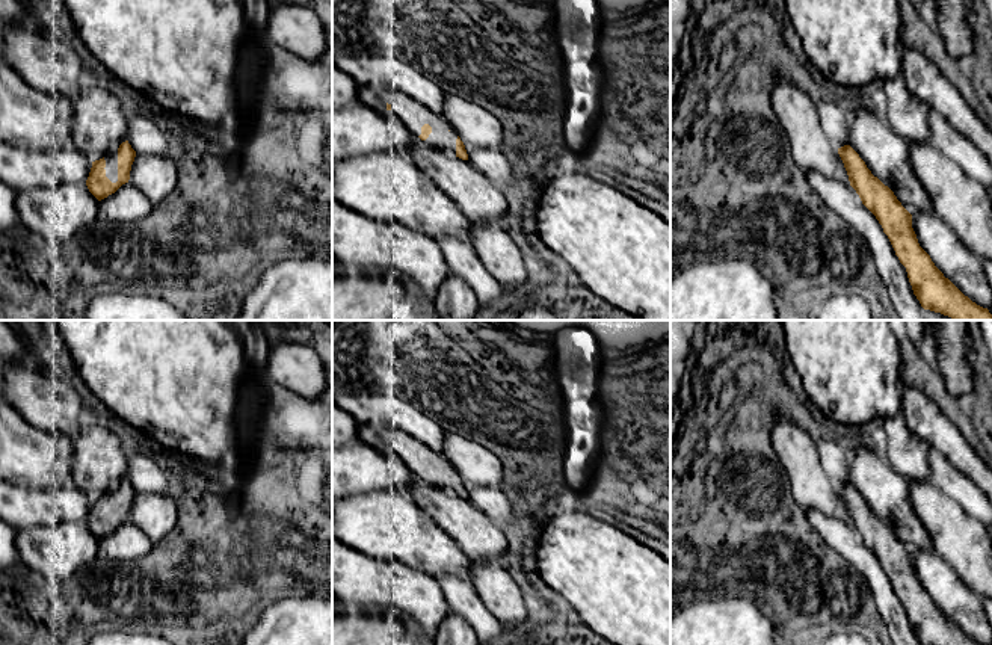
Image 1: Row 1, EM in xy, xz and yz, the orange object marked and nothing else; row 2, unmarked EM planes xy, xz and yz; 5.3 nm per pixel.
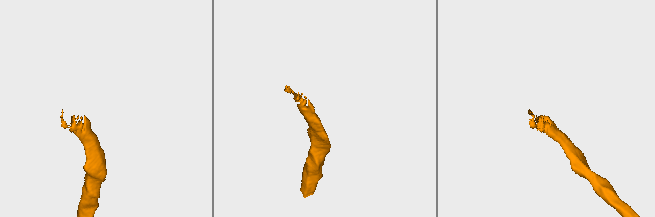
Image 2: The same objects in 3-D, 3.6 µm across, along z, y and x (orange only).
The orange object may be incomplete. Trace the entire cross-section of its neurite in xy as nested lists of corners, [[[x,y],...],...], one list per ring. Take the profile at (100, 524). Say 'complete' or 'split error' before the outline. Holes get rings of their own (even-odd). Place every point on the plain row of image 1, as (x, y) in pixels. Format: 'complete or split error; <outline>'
split error; [[[125,479],[118,488],[92,500],[92,506],[86,518],[89,530],[98,539],[115,532],[122,523],[128,521],[134,495],[136,489],[131,486],[128,479]]]

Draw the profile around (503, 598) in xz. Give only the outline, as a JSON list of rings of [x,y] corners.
[[[471,562],[471,583],[503,627],[524,630],[530,627],[535,610],[501,565]]]

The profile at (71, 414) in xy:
[[[0,360],[2,393],[24,420],[42,431],[59,431],[75,437],[88,423],[88,408],[68,378],[53,378],[45,369],[30,367],[18,361]]]

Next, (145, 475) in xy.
[[[128,447],[128,482],[137,492],[174,494],[174,479],[145,453]]]

